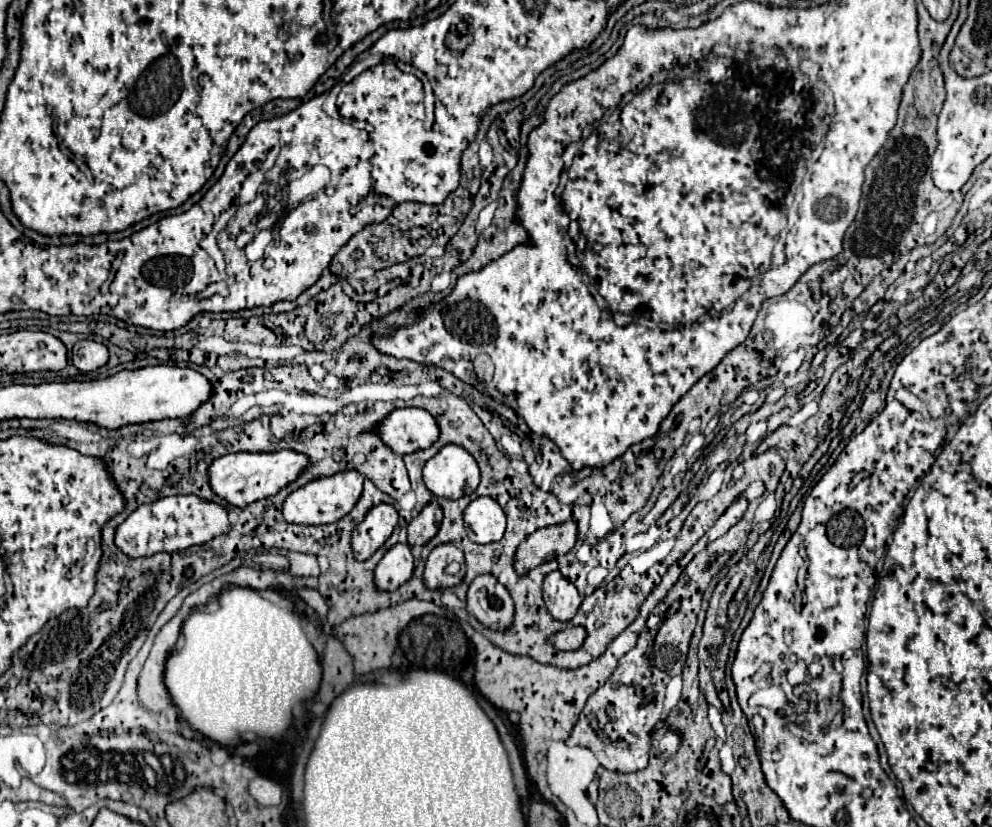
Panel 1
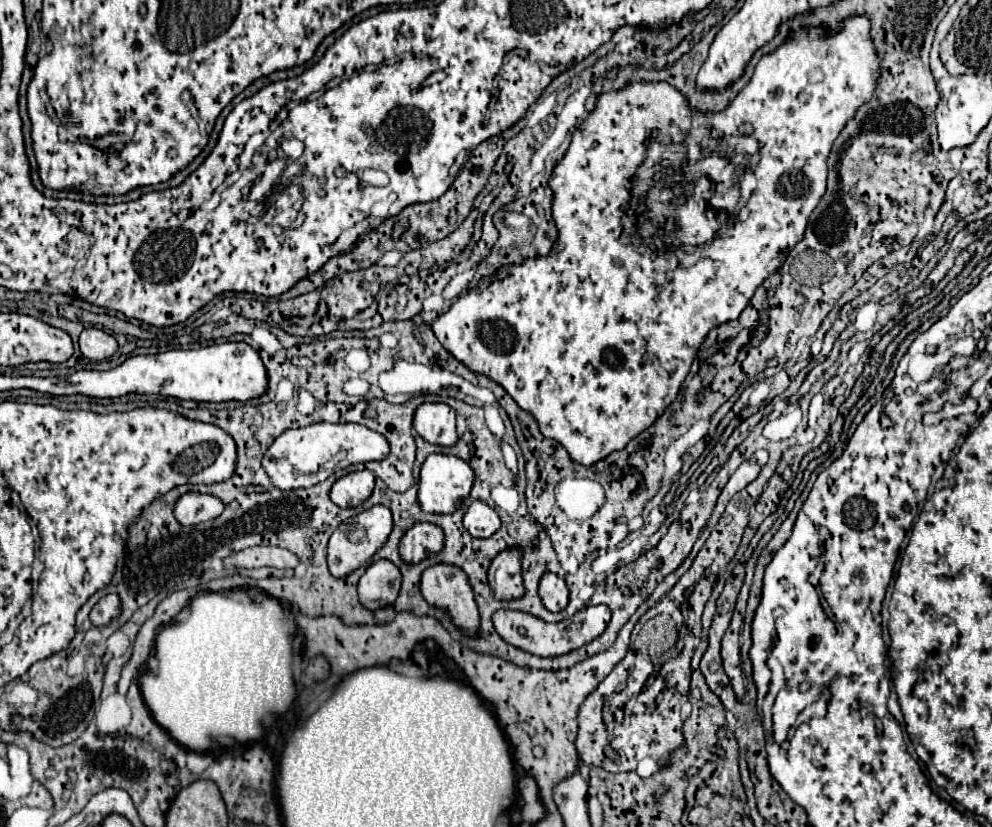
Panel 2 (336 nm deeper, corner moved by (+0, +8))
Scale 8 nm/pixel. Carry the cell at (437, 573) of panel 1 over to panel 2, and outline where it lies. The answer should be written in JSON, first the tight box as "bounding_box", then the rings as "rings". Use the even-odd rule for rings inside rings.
{"bounding_box":[420,564,480,636],"rings":[[[436,564],[428,570],[424,570],[422,574],[422,582],[420,582],[420,590],[422,590],[422,596],[428,604],[440,608],[440,610],[446,610],[452,618],[452,624],[462,630],[464,634],[468,636],[476,636],[478,634],[478,628],[480,628],[480,614],[478,614],[478,606],[474,602],[474,594],[472,594],[472,588],[468,584],[468,576],[456,568],[456,566],[446,566],[446,564]]]}

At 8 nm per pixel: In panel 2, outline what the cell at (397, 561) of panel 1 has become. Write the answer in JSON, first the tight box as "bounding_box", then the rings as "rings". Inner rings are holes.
{"bounding_box":[358,560,400,610],"rings":[[[390,560],[374,562],[358,582],[360,604],[368,610],[392,606],[400,592],[400,570]]]}

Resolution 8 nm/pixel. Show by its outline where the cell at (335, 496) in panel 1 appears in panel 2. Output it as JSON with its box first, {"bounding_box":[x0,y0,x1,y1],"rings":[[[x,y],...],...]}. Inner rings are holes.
{"bounding_box":[330,470,374,508],"rings":[[[360,470],[338,478],[332,486],[330,498],[340,508],[360,506],[374,490],[374,474],[370,470]]]}

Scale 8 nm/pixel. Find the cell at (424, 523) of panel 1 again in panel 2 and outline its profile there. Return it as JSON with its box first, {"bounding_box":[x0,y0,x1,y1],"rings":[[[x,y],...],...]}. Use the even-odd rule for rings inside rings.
{"bounding_box":[400,524,444,564],"rings":[[[414,524],[400,540],[400,556],[408,564],[418,564],[430,554],[440,552],[444,546],[444,532],[436,524]]]}

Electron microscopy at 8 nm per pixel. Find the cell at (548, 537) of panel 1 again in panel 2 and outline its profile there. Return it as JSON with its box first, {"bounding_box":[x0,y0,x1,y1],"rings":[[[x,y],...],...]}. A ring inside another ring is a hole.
{"bounding_box":[488,548,524,600],"rings":[[[516,548],[500,552],[488,568],[488,584],[496,600],[514,600],[524,594],[520,574],[520,552]]]}

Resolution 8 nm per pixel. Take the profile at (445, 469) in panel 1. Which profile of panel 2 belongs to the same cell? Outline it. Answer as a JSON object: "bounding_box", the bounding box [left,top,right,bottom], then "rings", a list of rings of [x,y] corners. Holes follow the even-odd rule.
{"bounding_box":[418,454,474,514],"rings":[[[432,454],[426,458],[420,480],[418,480],[418,504],[424,512],[434,512],[434,514],[452,514],[456,512],[462,502],[468,498],[470,488],[474,482],[474,472],[472,468],[456,456],[446,456],[446,454]]]}

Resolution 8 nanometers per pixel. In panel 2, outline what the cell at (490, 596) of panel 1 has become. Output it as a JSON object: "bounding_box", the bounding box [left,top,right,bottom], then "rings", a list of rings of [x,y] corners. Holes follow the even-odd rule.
{"bounding_box":[494,604,612,658],"rings":[[[590,604],[582,610],[578,610],[572,618],[566,618],[558,624],[548,624],[532,614],[526,614],[526,612],[518,612],[518,610],[498,610],[494,614],[494,628],[496,632],[512,646],[524,650],[524,652],[530,652],[534,656],[542,656],[542,658],[552,658],[552,656],[562,656],[562,654],[568,654],[580,646],[584,646],[586,642],[592,642],[594,638],[598,638],[608,622],[610,622],[612,614],[610,614],[610,608],[606,604]]]}

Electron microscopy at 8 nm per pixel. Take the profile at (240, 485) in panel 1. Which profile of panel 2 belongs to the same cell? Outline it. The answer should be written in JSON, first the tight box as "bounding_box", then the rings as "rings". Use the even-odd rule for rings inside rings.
{"bounding_box":[262,424,390,490],"rings":[[[310,424],[306,428],[282,432],[266,450],[262,466],[280,490],[296,490],[326,480],[334,470],[350,464],[384,460],[390,454],[388,440],[362,424]]]}

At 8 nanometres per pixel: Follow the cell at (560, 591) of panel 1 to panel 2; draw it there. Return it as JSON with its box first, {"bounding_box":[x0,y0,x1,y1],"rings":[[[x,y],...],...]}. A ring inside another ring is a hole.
{"bounding_box":[538,572,568,612],"rings":[[[546,572],[542,578],[540,578],[540,586],[538,586],[538,596],[542,600],[542,604],[550,610],[550,612],[560,612],[566,608],[568,604],[568,588],[566,588],[566,582],[552,574],[552,572]]]}

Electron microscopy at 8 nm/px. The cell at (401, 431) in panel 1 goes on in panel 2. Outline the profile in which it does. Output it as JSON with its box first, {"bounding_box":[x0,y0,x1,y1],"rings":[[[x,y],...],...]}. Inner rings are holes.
{"bounding_box":[414,404,458,446],"rings":[[[420,404],[414,414],[414,430],[430,444],[452,446],[458,440],[456,412],[448,404]]]}

